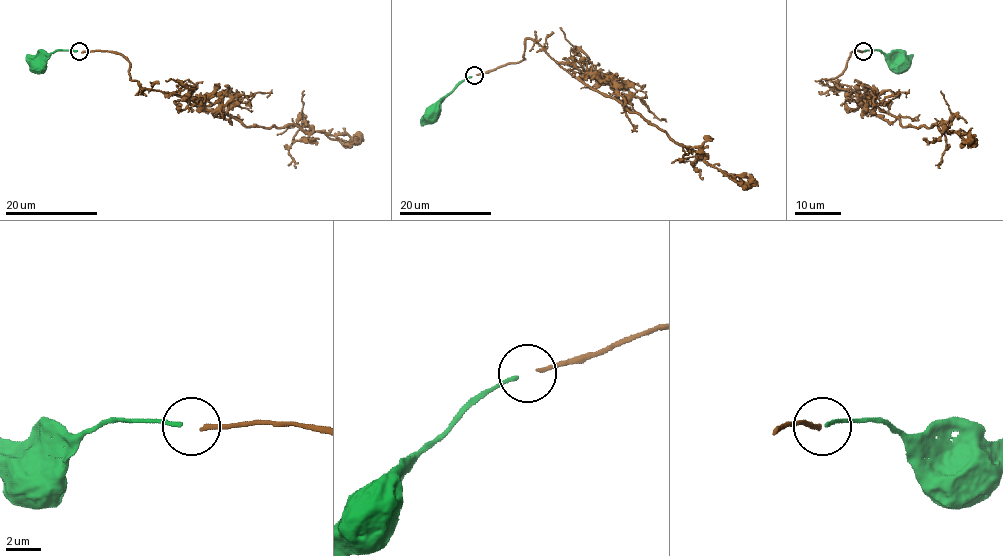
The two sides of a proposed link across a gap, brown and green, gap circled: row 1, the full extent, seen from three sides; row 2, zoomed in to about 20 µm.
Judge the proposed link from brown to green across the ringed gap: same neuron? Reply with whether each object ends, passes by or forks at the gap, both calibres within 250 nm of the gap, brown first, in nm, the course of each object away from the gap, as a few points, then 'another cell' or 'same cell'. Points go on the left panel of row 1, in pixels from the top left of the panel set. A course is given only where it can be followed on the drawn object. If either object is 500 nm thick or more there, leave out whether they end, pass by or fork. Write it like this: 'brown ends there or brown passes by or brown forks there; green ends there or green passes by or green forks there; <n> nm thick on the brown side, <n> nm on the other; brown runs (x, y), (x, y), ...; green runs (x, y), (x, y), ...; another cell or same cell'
brown ends there; green ends there; 240 nm thick on the brown side, 240 nm on the other; brown runs (81, 52), (120, 53), (143, 88), (179, 95), (246, 126), (296, 125), (330, 138), (364, 140); green runs (76, 51), (55, 50), (37, 66); same cell

